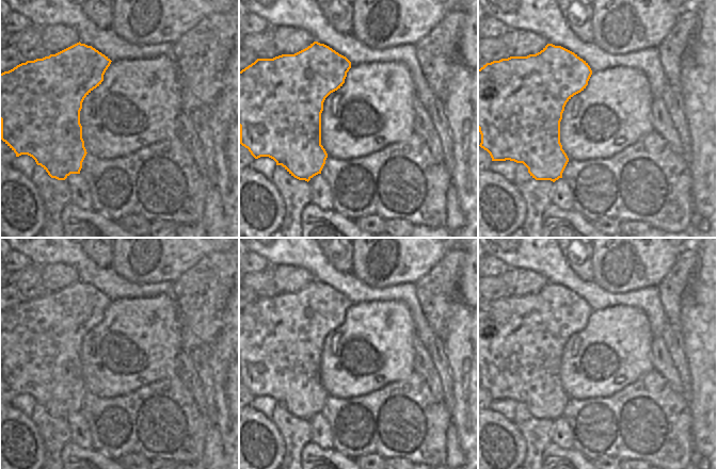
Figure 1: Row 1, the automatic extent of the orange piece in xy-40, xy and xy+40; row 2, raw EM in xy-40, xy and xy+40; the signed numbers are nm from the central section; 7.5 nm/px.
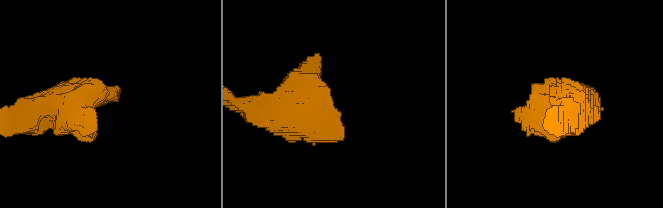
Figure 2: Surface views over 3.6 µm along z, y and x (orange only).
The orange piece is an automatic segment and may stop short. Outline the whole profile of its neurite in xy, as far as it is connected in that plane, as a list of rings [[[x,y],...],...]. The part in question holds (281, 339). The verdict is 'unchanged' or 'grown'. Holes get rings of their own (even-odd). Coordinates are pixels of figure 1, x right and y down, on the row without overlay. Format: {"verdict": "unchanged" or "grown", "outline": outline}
{"verdict": "unchanged", "outline": [[[314,280],[294,293],[273,297],[257,297],[239,310],[239,366],[240,383],[258,398],[269,395],[291,415],[309,420],[321,413],[328,392],[321,384],[321,352],[325,337],[345,322],[351,301],[329,285]]]}

